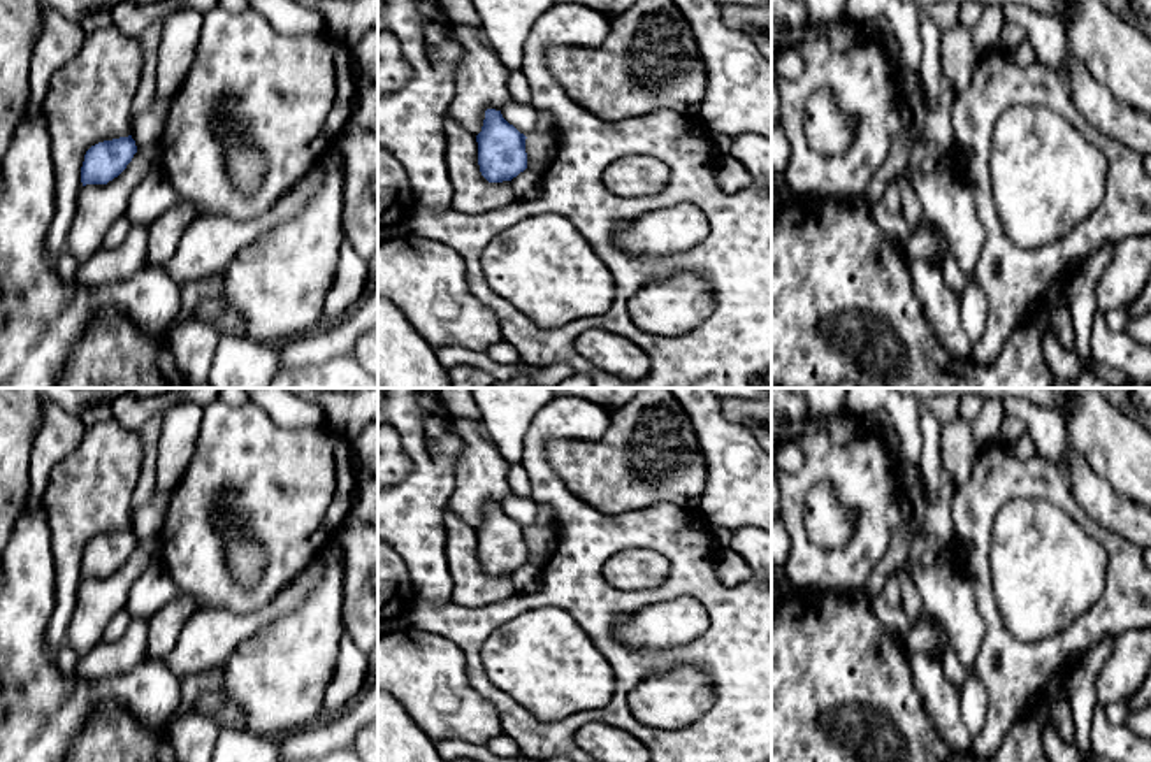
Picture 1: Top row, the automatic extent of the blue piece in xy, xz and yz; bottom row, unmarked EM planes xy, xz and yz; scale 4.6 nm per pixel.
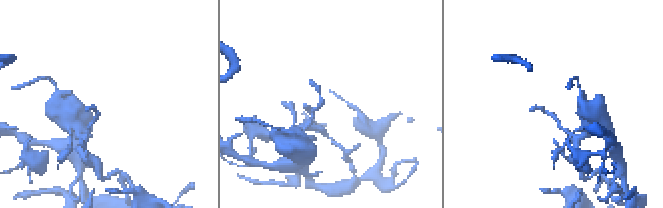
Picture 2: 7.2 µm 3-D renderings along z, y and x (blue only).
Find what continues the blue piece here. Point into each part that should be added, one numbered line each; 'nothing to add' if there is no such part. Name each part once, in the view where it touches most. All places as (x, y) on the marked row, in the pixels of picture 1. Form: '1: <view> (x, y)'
1: xy (148, 127)

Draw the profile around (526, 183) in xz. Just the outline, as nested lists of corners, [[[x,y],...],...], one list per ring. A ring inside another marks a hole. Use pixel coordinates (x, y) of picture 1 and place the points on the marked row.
[[[525,169],[517,177],[511,179],[513,195],[517,200],[531,198],[536,195],[541,183],[541,174]]]

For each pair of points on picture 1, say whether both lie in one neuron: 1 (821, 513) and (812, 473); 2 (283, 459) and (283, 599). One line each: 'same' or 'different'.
1: different
2: different

